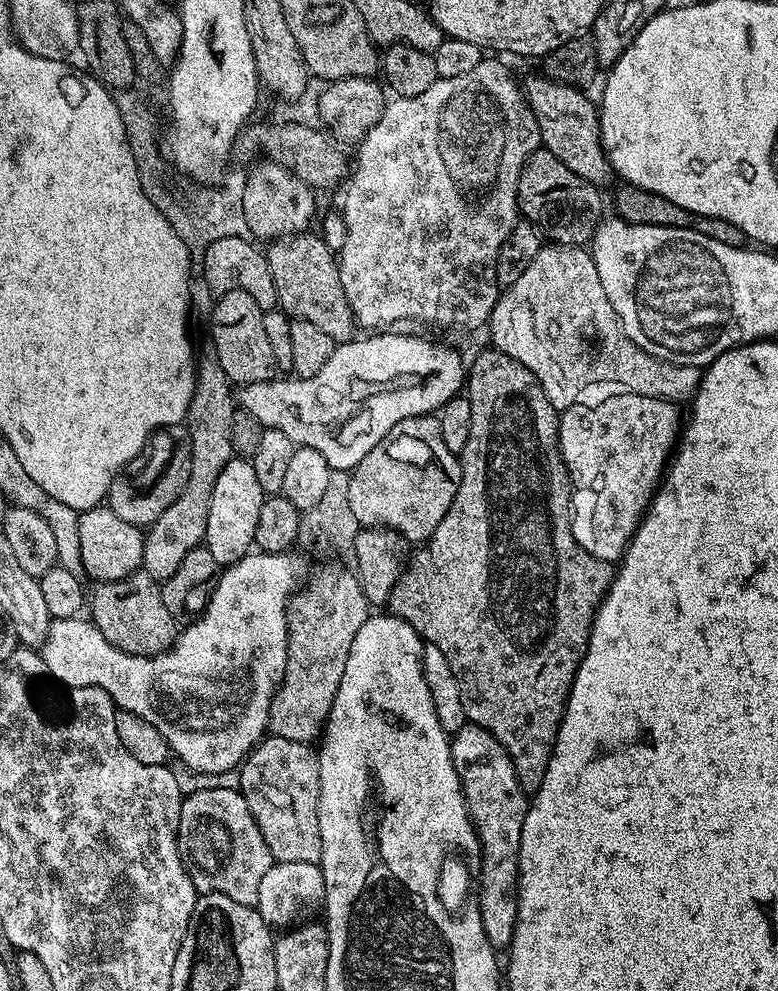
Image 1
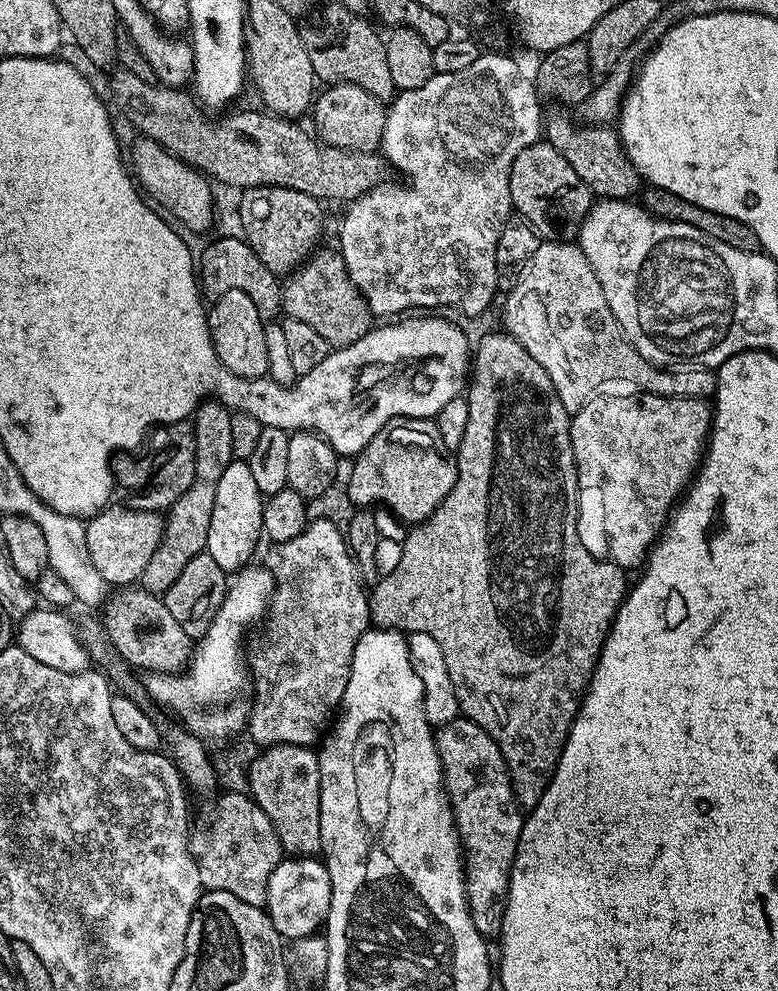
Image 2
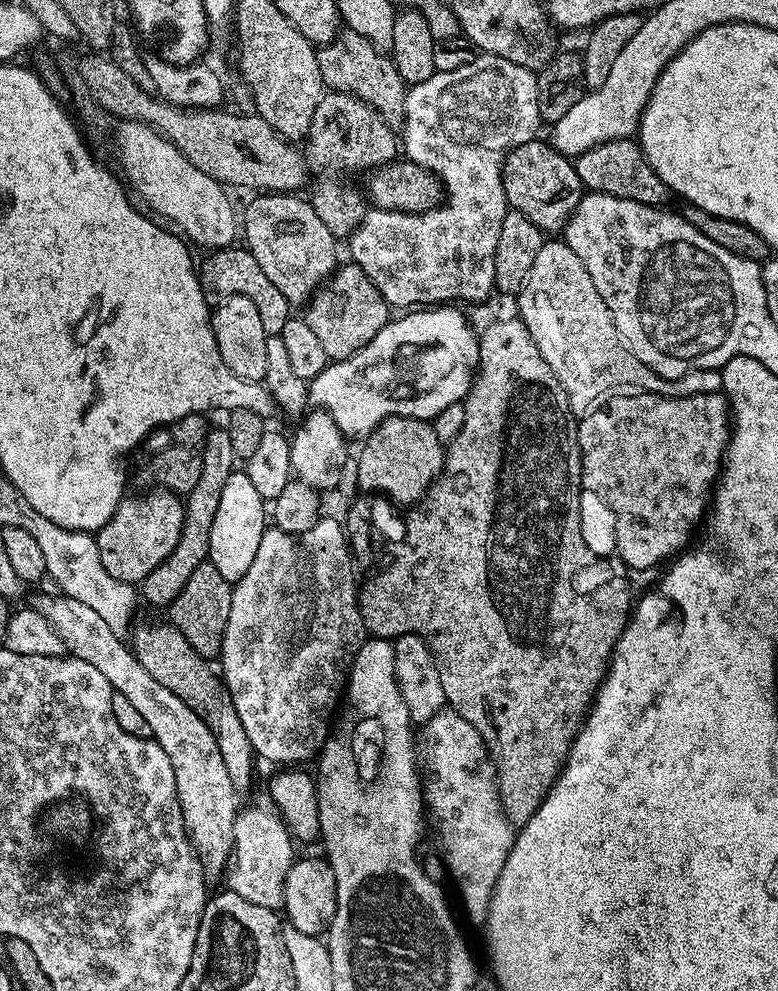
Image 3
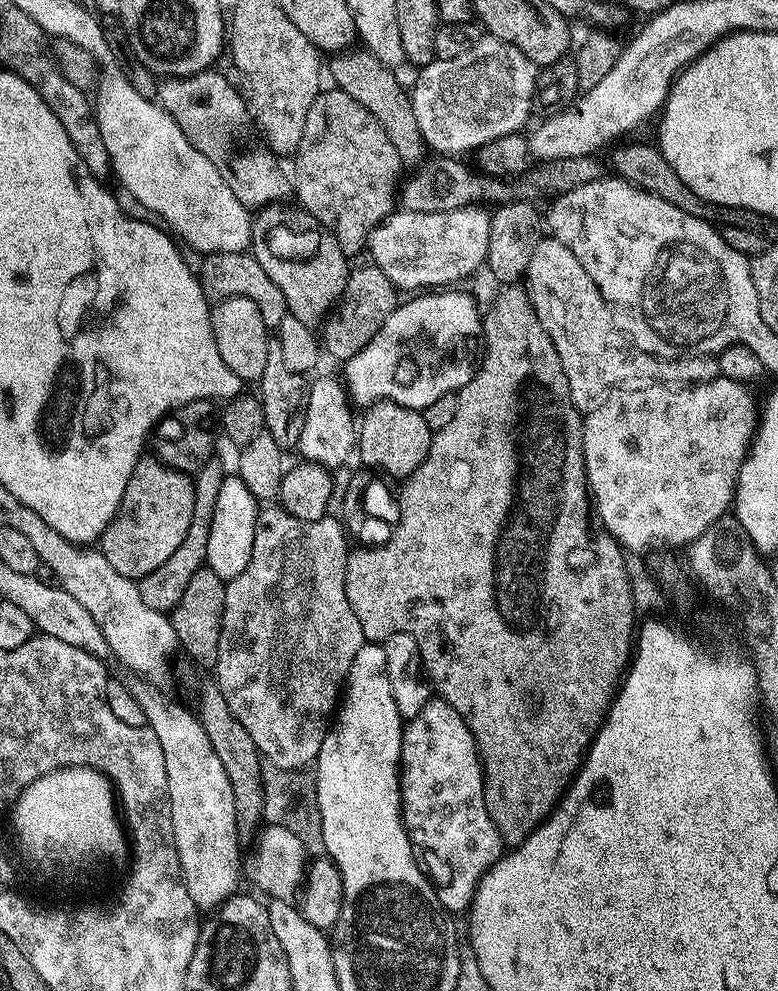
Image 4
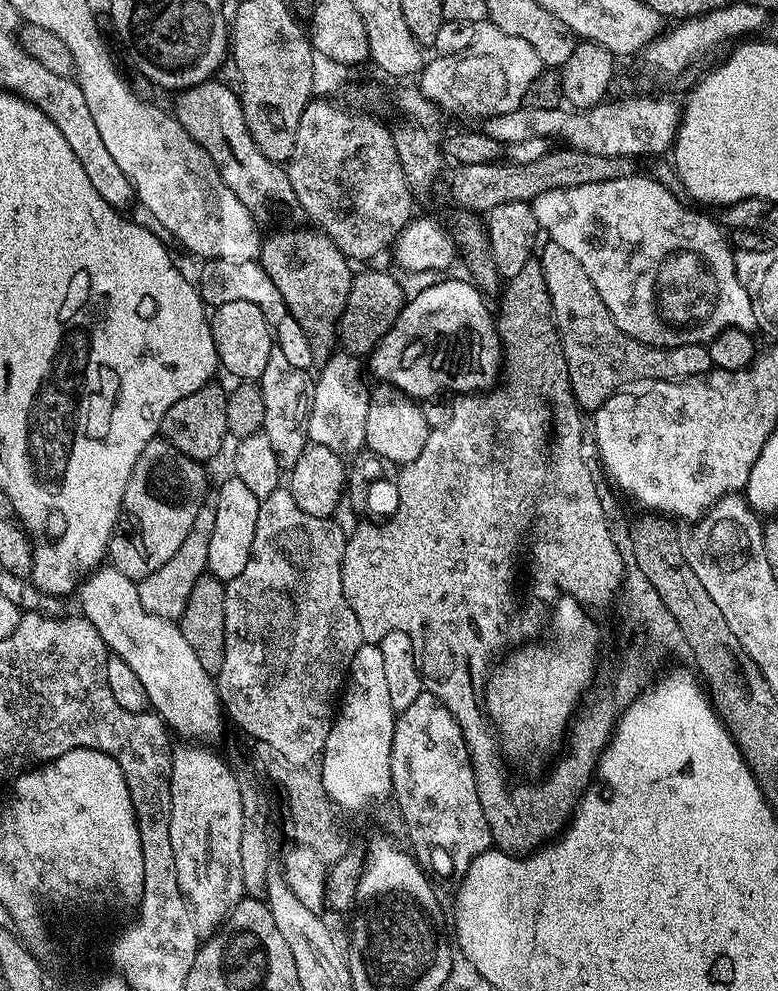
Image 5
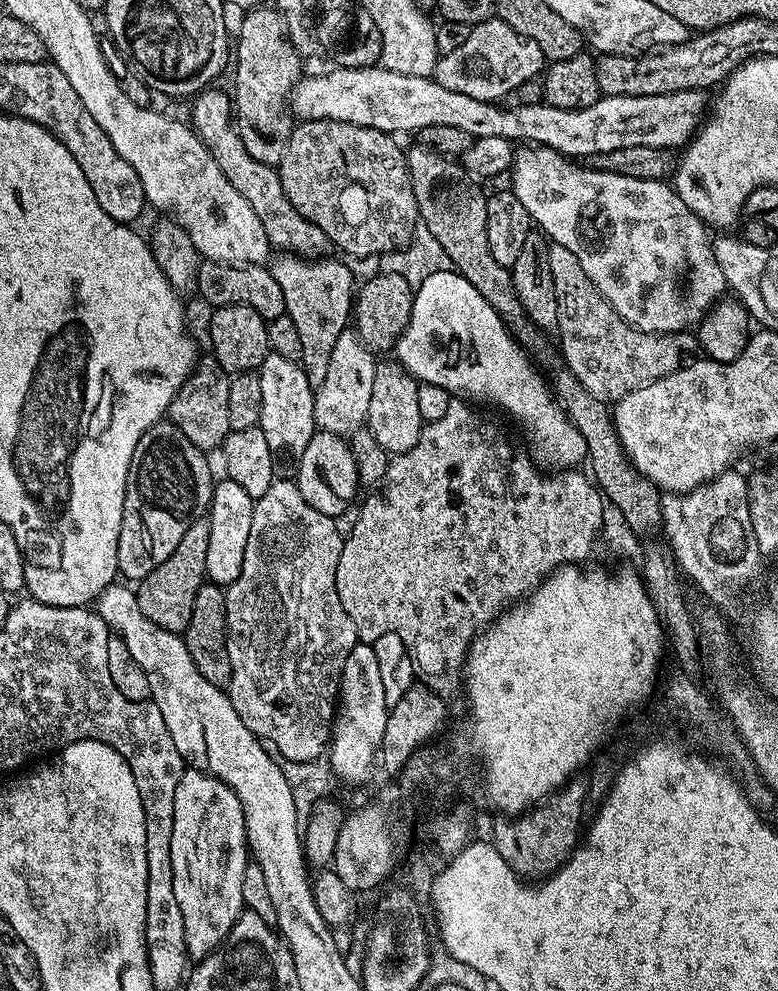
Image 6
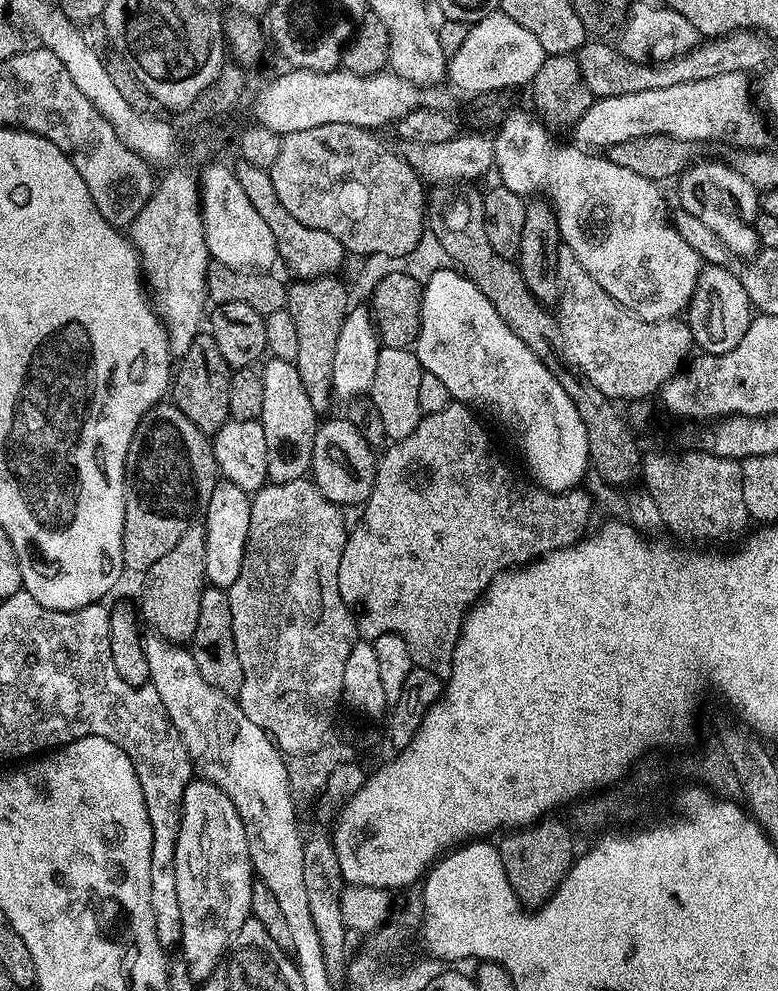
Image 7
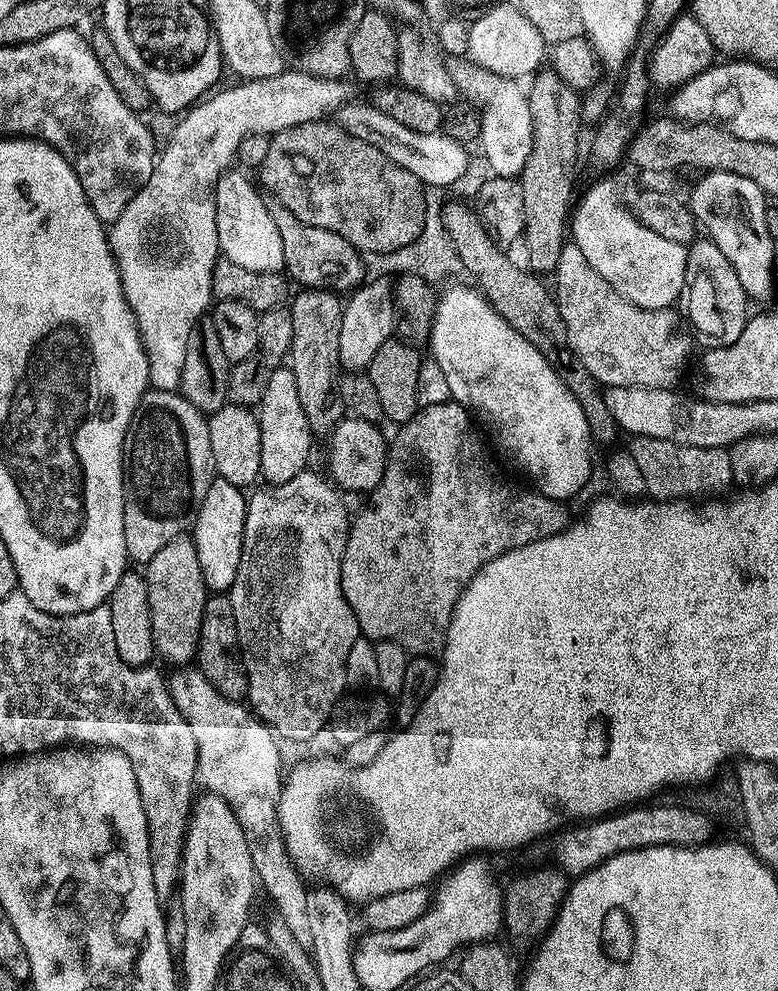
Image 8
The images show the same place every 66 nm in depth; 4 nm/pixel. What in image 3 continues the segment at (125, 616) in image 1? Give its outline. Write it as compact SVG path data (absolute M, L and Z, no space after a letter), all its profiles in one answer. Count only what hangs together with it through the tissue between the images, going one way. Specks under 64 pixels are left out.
M137 623L130 632L132 653L136 655L138 662L142 662L150 678L158 678L158 682L162 682L166 690L178 694L178 698L182 698L182 702L186 702L186 706L190 706L190 710L194 710L194 714L198 714L202 722L206 722L210 734L214 734L214 742L218 742L226 774L230 774L230 786L234 786L237 794L244 794L252 784L252 771L258 765L258 757L250 746L250 738L246 738L246 730L242 726L242 718L238 718L238 710L234 710L232 696L214 668L212 673L212 668L208 665L211 663L200 656L194 646L186 642L186 638L182 638L182 634L172 623L163 623Z

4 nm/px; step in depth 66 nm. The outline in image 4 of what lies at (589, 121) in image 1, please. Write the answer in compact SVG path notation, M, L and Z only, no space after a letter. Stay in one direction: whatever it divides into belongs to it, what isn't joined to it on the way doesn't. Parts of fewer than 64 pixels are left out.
M624 144L621 148L616 148L612 152L612 168L619 179L625 180L627 184L638 186L658 198L666 198L670 206L678 206L678 210L686 210L694 218L702 218L706 223L713 226L723 226L733 224L743 228L759 229L762 223L761 217L755 212L748 212L745 208L727 208L706 202L678 178L678 174L673 170L666 158L660 153L659 147L652 144Z

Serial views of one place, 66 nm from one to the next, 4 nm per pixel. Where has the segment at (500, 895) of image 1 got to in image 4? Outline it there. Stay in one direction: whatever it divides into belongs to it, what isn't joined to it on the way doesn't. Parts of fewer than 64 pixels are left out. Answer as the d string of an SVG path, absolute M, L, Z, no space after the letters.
M429 698L413 720L404 724L400 751L400 803L412 852L426 869L442 906L450 914L467 913L480 879L505 855L506 845L494 818L490 818L490 810L486 808L484 767L474 734L470 734L470 726L466 726L462 714L458 714L450 702Z

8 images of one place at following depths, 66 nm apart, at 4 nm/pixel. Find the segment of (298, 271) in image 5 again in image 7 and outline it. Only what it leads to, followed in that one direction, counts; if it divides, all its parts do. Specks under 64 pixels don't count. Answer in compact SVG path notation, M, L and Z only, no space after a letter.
M335 275L297 279L287 285L287 309L290 318L294 318L294 327L298 329L298 358L295 360L302 386L306 386L306 395L310 397L310 406L318 414L324 414L328 403L334 400L332 375L334 374L334 345L338 342L338 330L349 312L346 306L346 284Z

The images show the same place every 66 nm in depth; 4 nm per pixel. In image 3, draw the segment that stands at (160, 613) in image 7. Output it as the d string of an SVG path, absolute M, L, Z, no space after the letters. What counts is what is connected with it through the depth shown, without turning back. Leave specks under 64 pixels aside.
M209 427L208 437L202 450L202 474L198 474L198 482L194 482L194 490L186 493L184 500L184 524L180 527L180 536L175 546L165 554L164 560L158 562L158 566L154 566L154 570L150 570L150 574L146 574L146 578L140 581L138 592L143 603L145 600L148 604L161 604L161 606L172 604L182 590L182 586L190 578L190 574L207 561L210 526L214 526L214 514L218 511L218 501L222 499L226 478L230 478L237 464L227 427Z

